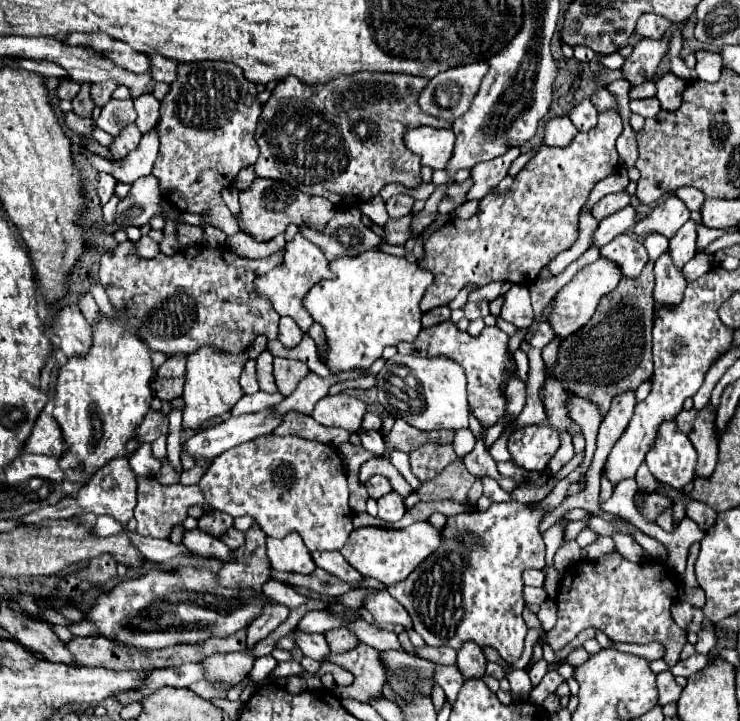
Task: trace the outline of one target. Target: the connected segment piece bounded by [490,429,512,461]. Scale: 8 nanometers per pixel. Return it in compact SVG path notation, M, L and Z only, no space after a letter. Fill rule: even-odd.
M506 429L500 439L490 447L490 455L494 461L512 461L512 457L508 455L508 449L506 449L506 441L508 441L508 435L510 435L510 429Z

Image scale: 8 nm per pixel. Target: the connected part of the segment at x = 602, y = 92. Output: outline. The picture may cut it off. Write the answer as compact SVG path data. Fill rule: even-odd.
M598 89L598 91L594 91L594 95L590 97L590 101L592 101L592 105L600 111L600 113L608 113L608 111L614 111L614 113L620 113L620 107L618 107L618 103L616 103L616 99L608 93L608 89Z

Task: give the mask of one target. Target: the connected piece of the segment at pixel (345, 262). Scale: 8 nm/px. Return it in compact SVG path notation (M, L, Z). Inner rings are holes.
M378 249L360 253L356 259L336 259L330 269L336 277L312 287L302 305L324 329L326 351L320 359L334 375L356 369L366 373L384 347L416 339L422 329L418 303L432 285L432 273L420 271L416 263L404 257L380 253Z

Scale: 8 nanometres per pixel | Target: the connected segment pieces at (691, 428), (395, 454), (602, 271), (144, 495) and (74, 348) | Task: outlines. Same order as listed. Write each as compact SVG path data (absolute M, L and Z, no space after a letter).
M682 411L676 415L676 427L688 435L690 443L696 447L696 477L708 479L714 473L718 459L718 435L714 429L714 413L708 411Z
M394 450L390 454L391 463L400 471L403 477L408 481L414 491L417 491L420 486L420 481L412 474L409 456L402 451Z
M602 257L596 263L584 267L582 271L578 271L576 277L566 287L562 287L556 293L554 301L552 301L552 311L548 315L548 323L554 329L554 335L564 341L568 335L572 335L580 327L584 327L592 319L592 315L594 315L594 311L596 311L602 295L606 295L608 291L614 291L616 283L620 281L620 277L622 277L620 269L612 261L606 261Z
M136 475L136 483L138 483L138 505L136 505L136 521L138 521L138 535L146 535L146 537L156 537L156 539L170 539L170 533L176 525L184 523L186 519L186 511L188 507L200 505L204 513L212 513L212 507L206 505L204 495L200 491L198 485L194 487L186 487L182 483L176 485L160 485L156 481L156 477L138 477Z
M76 305L60 309L52 329L60 337L60 349L66 357L82 357L88 353L92 345L92 331Z

